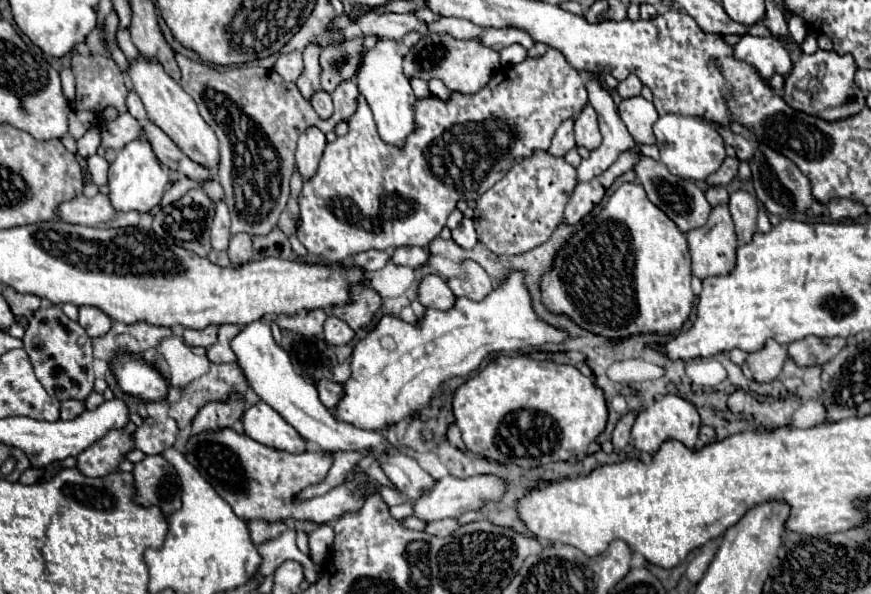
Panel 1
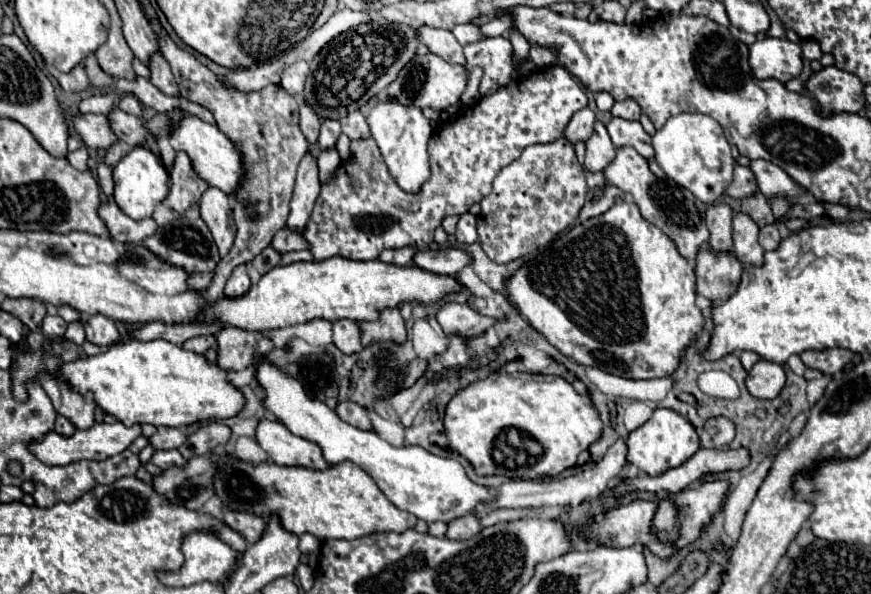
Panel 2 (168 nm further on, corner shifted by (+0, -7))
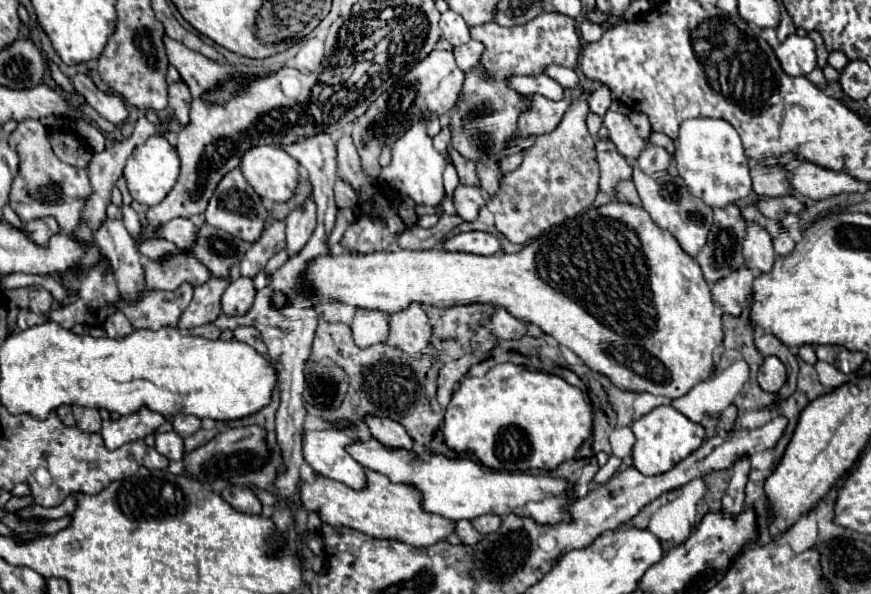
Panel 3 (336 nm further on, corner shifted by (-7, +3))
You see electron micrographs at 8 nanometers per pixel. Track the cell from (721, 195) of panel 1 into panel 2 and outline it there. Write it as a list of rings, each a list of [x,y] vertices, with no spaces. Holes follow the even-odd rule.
[[[714,203],[706,211],[706,223],[710,229],[710,247],[716,251],[732,249],[732,209],[726,203]]]

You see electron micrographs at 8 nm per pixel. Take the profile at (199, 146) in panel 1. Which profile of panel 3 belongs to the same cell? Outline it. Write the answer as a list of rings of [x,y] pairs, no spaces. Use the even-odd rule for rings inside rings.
[[[253,147],[241,159],[241,169],[249,185],[271,201],[285,203],[295,195],[299,185],[299,163],[277,147]]]

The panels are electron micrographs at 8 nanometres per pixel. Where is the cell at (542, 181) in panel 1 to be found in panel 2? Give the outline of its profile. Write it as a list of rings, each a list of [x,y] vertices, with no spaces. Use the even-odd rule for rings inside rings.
[[[564,137],[550,145],[526,147],[516,161],[496,175],[492,193],[480,201],[478,241],[484,253],[496,263],[510,263],[554,241],[586,203],[584,185],[584,169]]]

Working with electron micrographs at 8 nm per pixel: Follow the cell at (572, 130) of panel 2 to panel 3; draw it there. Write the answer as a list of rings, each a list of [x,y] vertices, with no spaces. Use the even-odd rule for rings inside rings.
[[[601,85],[601,87],[597,87],[595,91],[593,91],[593,95],[591,95],[591,99],[589,99],[589,111],[593,111],[593,113],[597,113],[597,115],[605,115],[607,113],[607,109],[609,109],[609,105],[611,105],[611,91],[609,91],[609,87],[607,85]]]

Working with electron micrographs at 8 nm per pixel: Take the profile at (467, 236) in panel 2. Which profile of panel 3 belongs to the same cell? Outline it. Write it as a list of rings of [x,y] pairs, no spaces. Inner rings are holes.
[[[457,185],[457,189],[453,191],[453,203],[457,213],[465,219],[465,221],[475,221],[479,207],[485,203],[483,193],[479,187],[471,187],[471,185]]]

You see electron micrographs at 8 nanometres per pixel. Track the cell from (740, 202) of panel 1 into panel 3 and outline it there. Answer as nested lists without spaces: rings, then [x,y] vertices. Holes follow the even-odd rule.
[[[747,225],[743,257],[745,257],[745,267],[749,267],[751,271],[757,271],[757,275],[771,273],[773,263],[775,263],[773,243],[771,243],[769,233],[761,229],[759,225]]]

